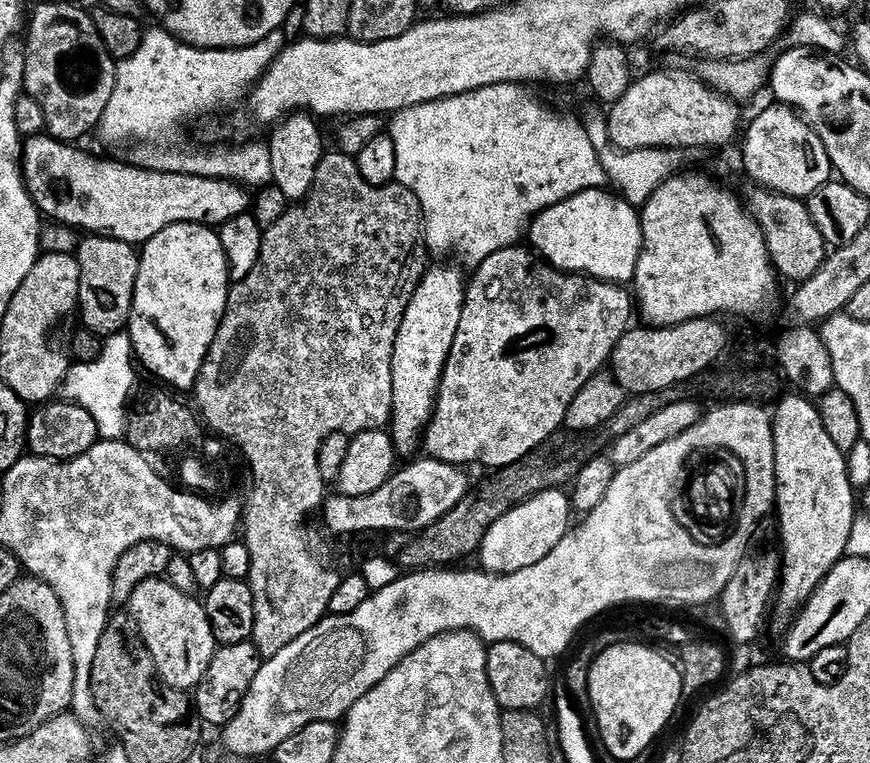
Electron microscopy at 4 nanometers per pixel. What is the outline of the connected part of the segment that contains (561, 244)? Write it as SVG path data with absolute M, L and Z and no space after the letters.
M604 190L579 192L576 196L550 206L531 221L526 232L526 240L528 236L533 250L550 267L557 268L560 272L568 272L564 274L569 277L589 276L592 280L605 280L608 284L631 285L636 277L638 258L642 251L640 222L637 213L631 207L626 206L615 195L607 196L606 193L607 191Z

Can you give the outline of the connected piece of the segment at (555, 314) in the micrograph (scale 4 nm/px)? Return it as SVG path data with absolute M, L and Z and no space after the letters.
M519 247L504 248L501 252L490 254L482 263L475 265L476 272L467 281L464 290L464 305L460 311L460 321L456 327L456 337L452 340L452 348L448 351L448 359L444 361L440 372L440 385L435 385L435 405L431 411L431 419L428 420L423 429L424 448L429 452L431 459L437 465L444 464L481 464L484 468L508 468L511 464L527 461L538 448L542 447L556 431L564 428L564 419L568 413L570 402L590 382L590 378L601 371L600 368L609 363L612 351L616 349L616 344L625 334L626 325L620 320L615 320L608 313L606 305L600 301L600 296L596 292L587 292L584 288L579 288L577 281L572 278L565 279L565 284L555 292L548 284L543 284L538 277L532 273L532 268L528 265L528 260L519 252Z

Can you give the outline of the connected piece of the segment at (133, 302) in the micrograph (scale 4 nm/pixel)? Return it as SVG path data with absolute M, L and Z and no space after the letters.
M172 222L154 234L154 238L143 241L139 249L140 265L136 268L136 280L134 276L130 284L130 315L126 320L126 335L131 341L131 351L138 364L140 359L141 366L160 380L174 379L195 358L196 352L198 356L205 351L212 333L216 331L222 312L222 264L218 259L217 244L217 237L211 227Z

